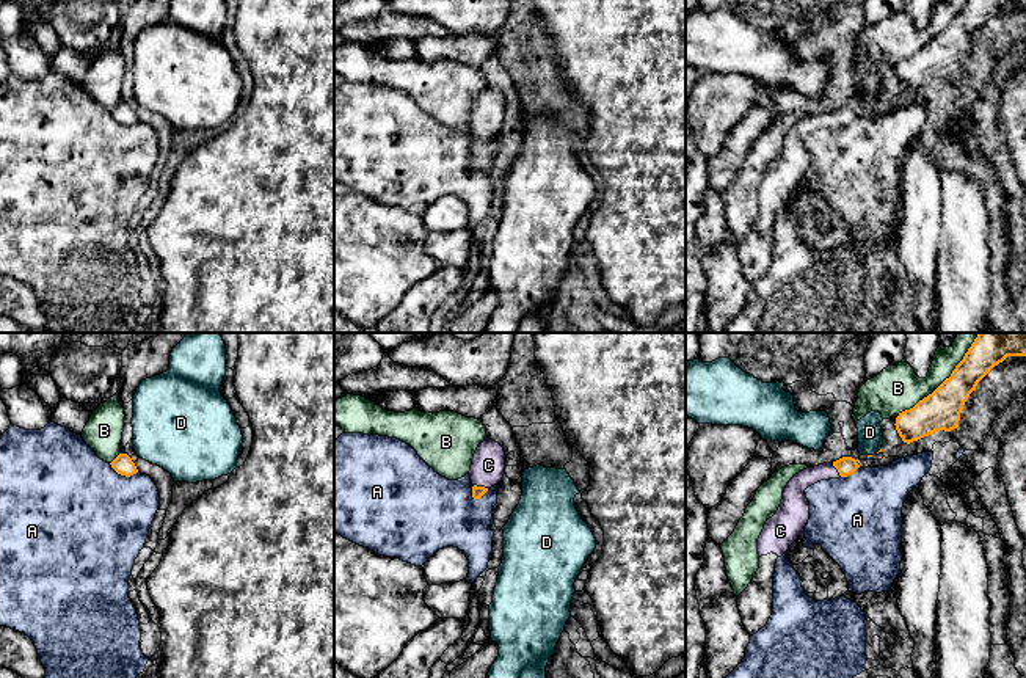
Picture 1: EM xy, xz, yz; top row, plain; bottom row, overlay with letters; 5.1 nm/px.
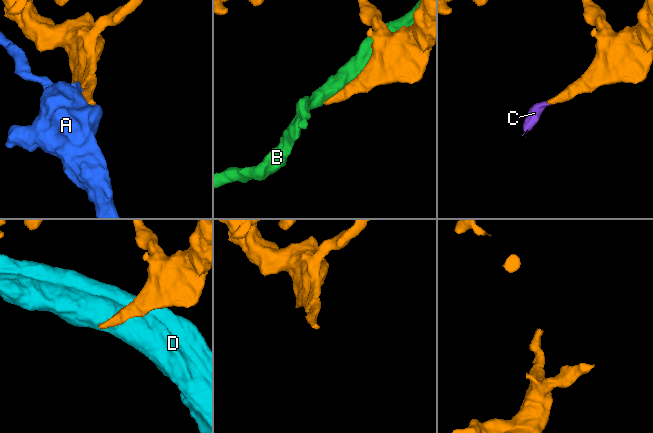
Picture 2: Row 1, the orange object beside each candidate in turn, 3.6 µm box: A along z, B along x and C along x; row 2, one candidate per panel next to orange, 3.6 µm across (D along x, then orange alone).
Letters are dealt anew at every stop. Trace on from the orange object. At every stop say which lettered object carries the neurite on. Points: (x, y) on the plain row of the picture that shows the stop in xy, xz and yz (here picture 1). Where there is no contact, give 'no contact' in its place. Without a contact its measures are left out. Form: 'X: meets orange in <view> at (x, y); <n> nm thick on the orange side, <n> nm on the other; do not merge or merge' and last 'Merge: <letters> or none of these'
A: meets orange in xy at (123, 123); 100 nm thick on the orange side, 480 nm on the other; do not merge
B: meets orange in yz at (935, 38); 200 nm thick on the orange side, 240 nm on the other; do not merge
C: meets orange in xz at (480, 135); 60 nm thick on the orange side, 180 nm on the other; merge
D: meets orange in yz at (879, 99); 20 nm thick on the orange side, 130 nm on the other; do not merge
Merge: C

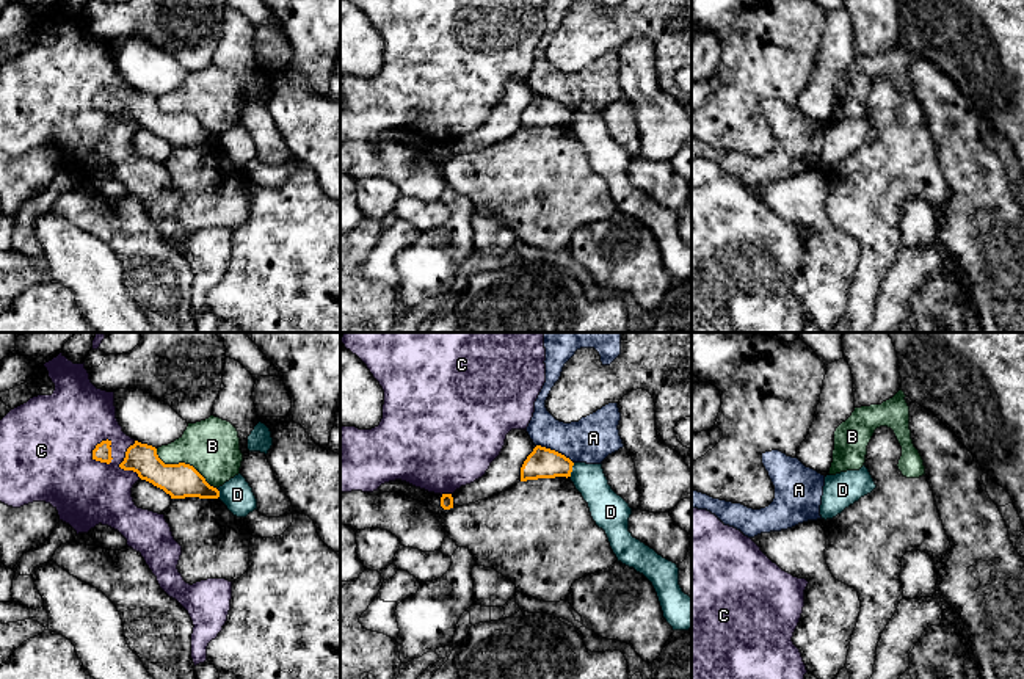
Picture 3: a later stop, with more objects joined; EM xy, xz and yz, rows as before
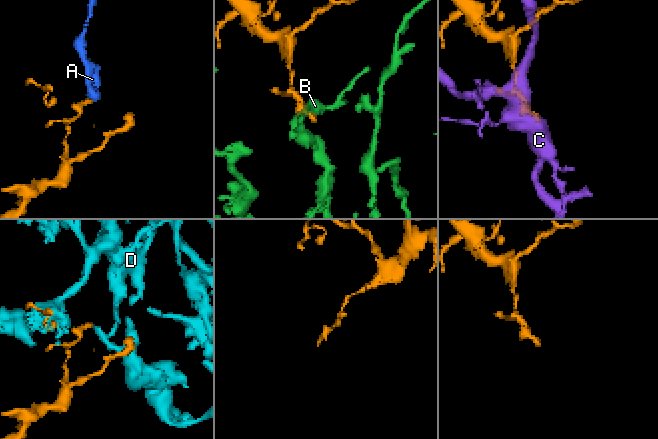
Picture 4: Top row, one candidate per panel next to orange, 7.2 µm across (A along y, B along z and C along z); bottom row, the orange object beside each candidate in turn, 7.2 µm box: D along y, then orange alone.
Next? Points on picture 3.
A: meets orange in xz at (554, 99); 160 nm thick on the orange side, 240 nm on the other; do not merge
B: meets orange in xy at (184, 112); 180 nm thick on the orange side, 280 nm on the other; do not merge
C: meets orange in xy at (110, 101); 90 nm thick on the orange side, 360 nm on the other; do not merge
D: meets orange in xz at (571, 119); 160 nm thick on the orange side, 170 nm on the other; do not merge
Merge: none of these

